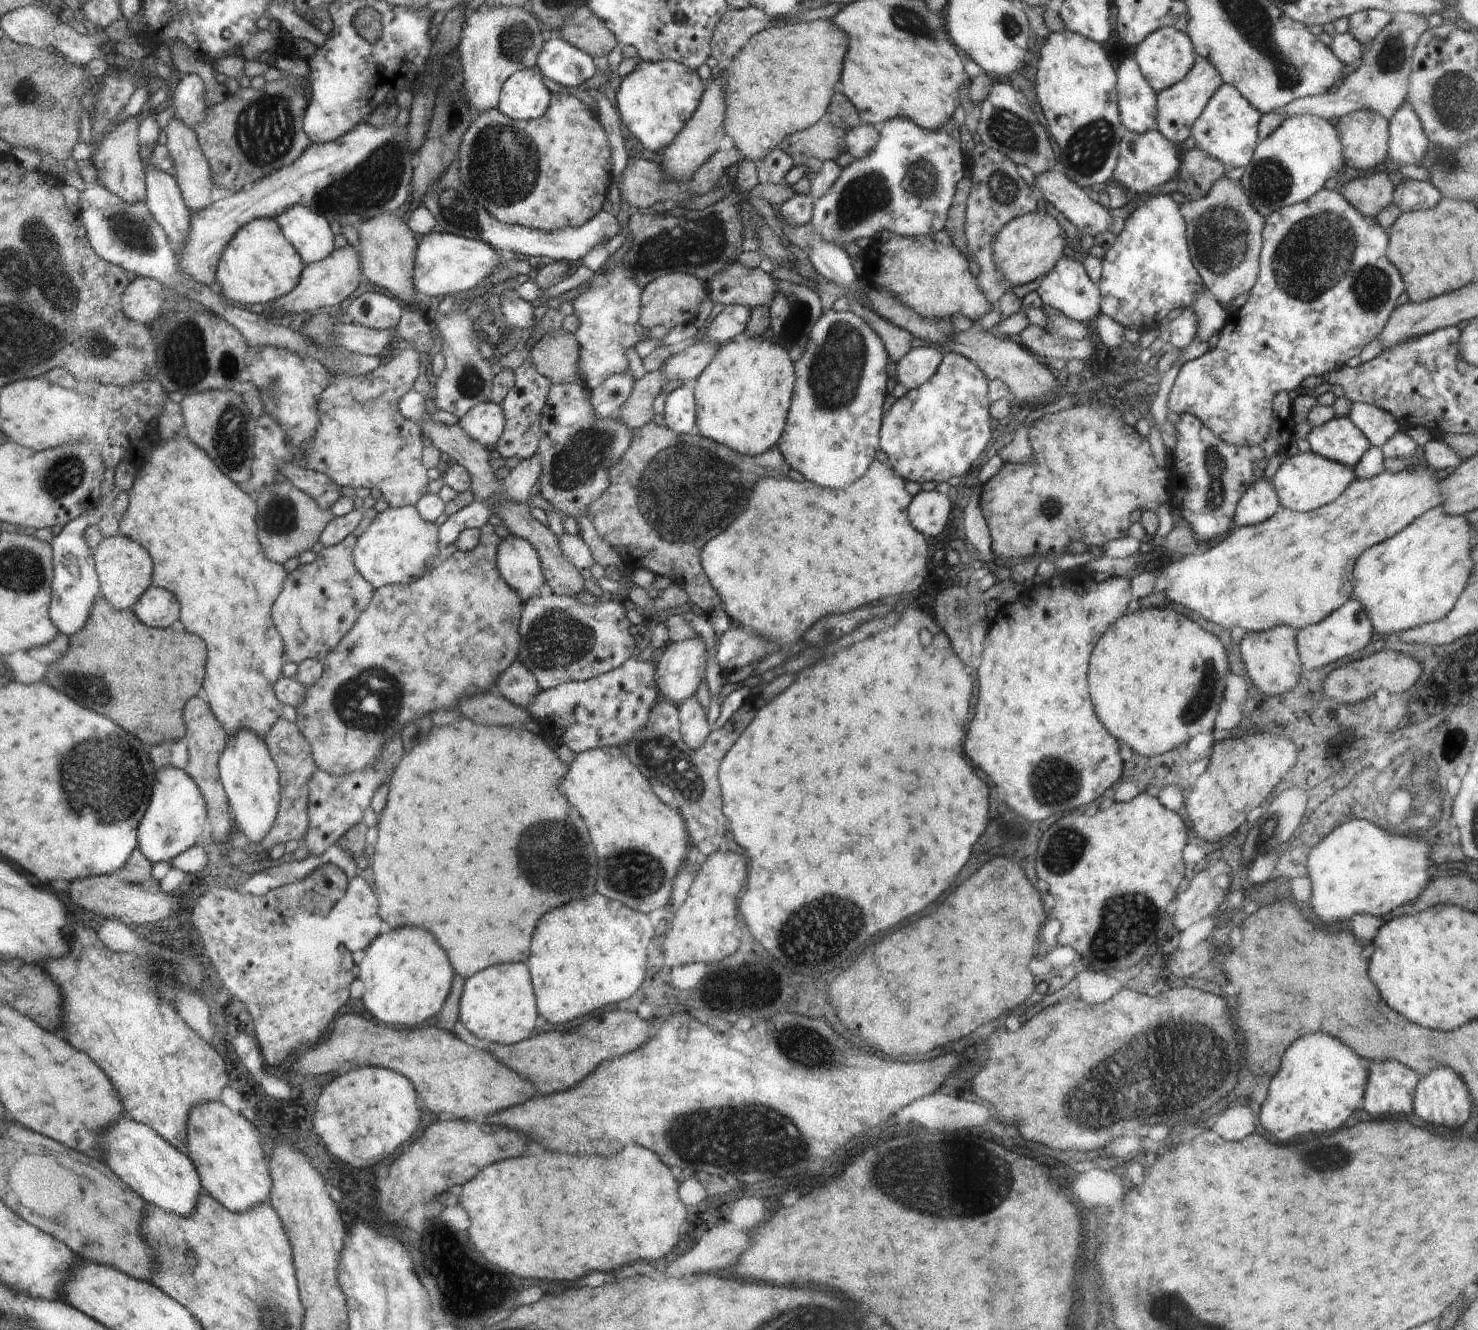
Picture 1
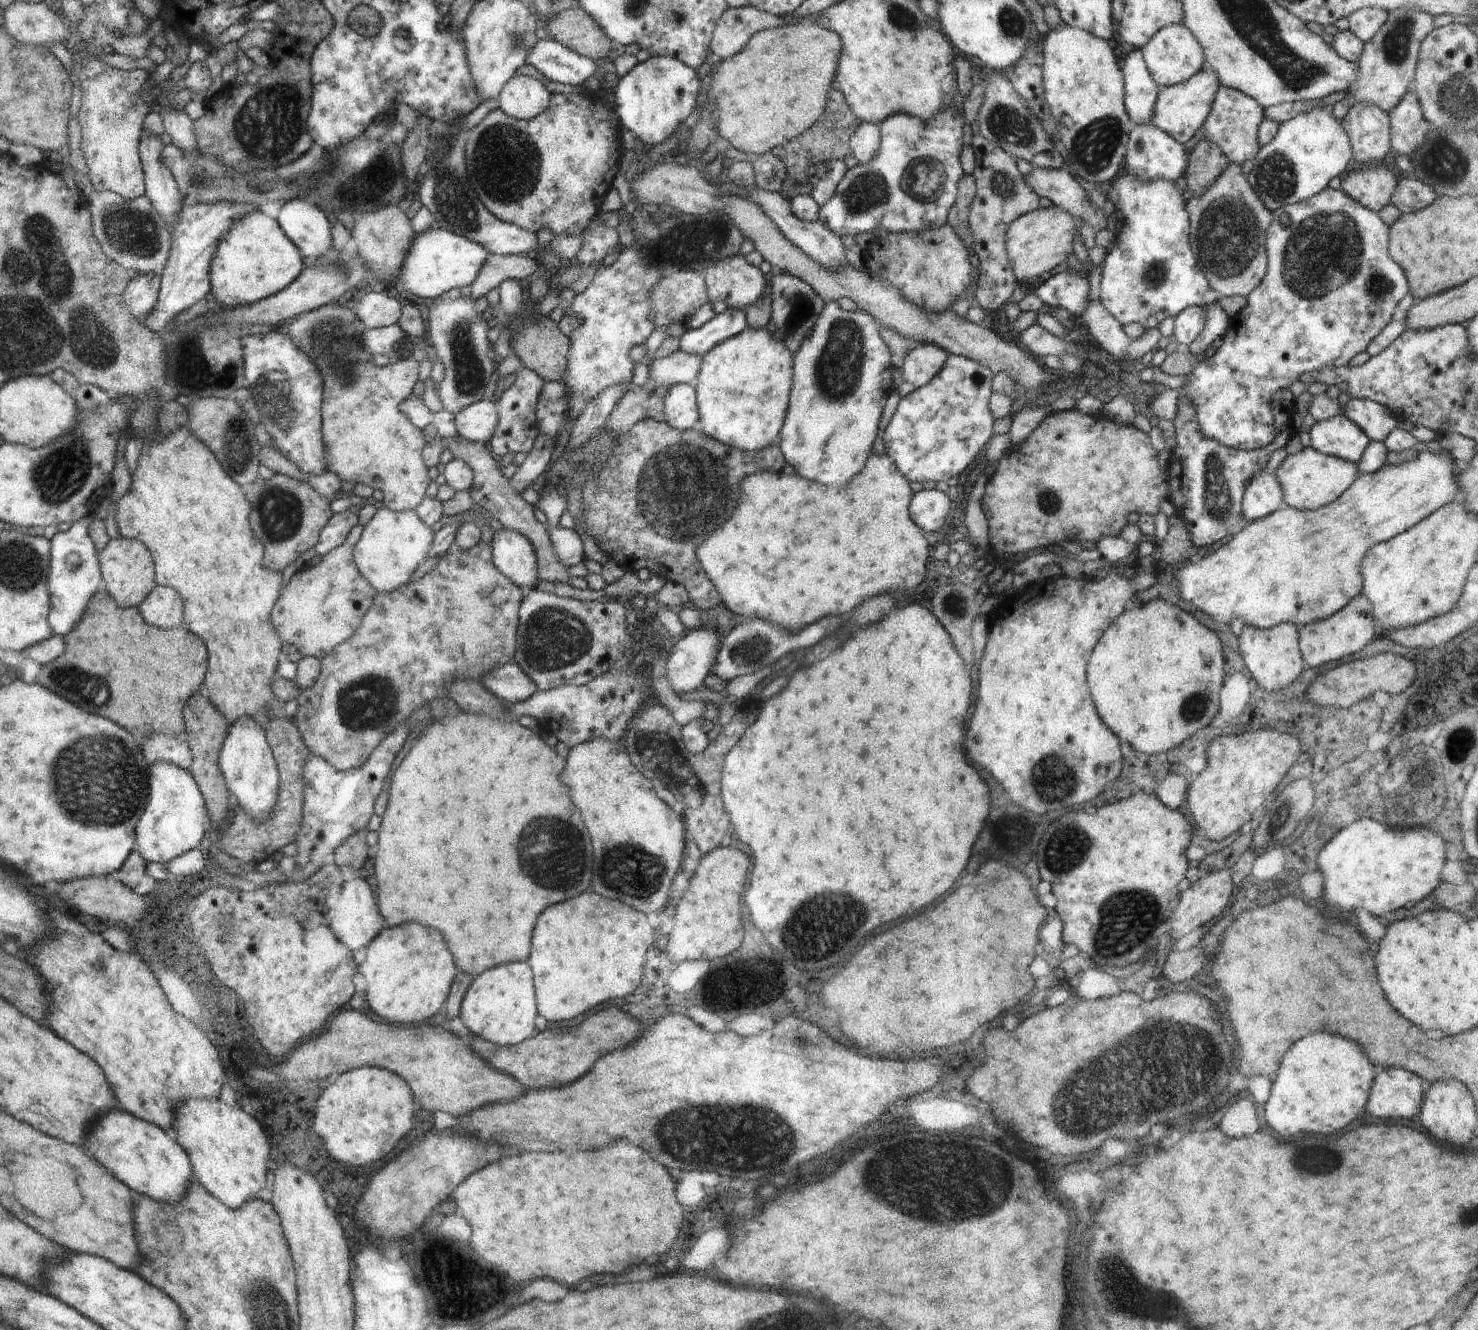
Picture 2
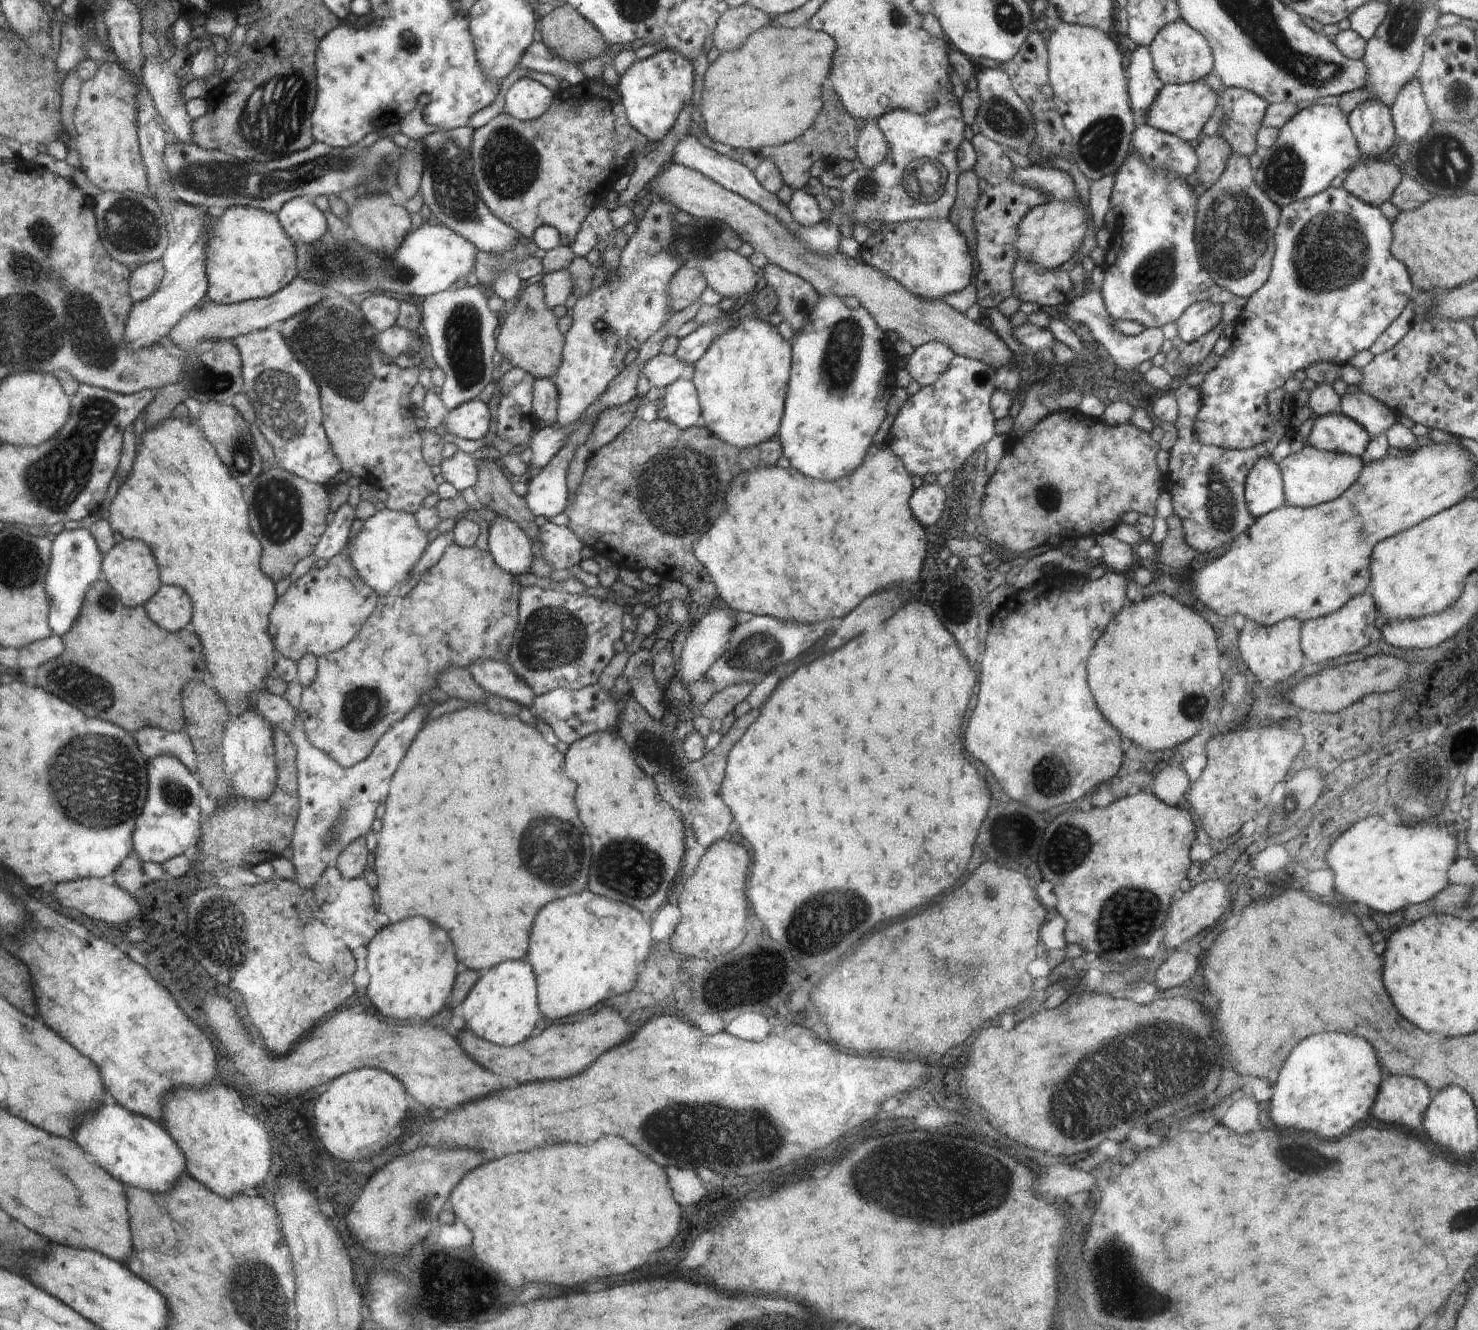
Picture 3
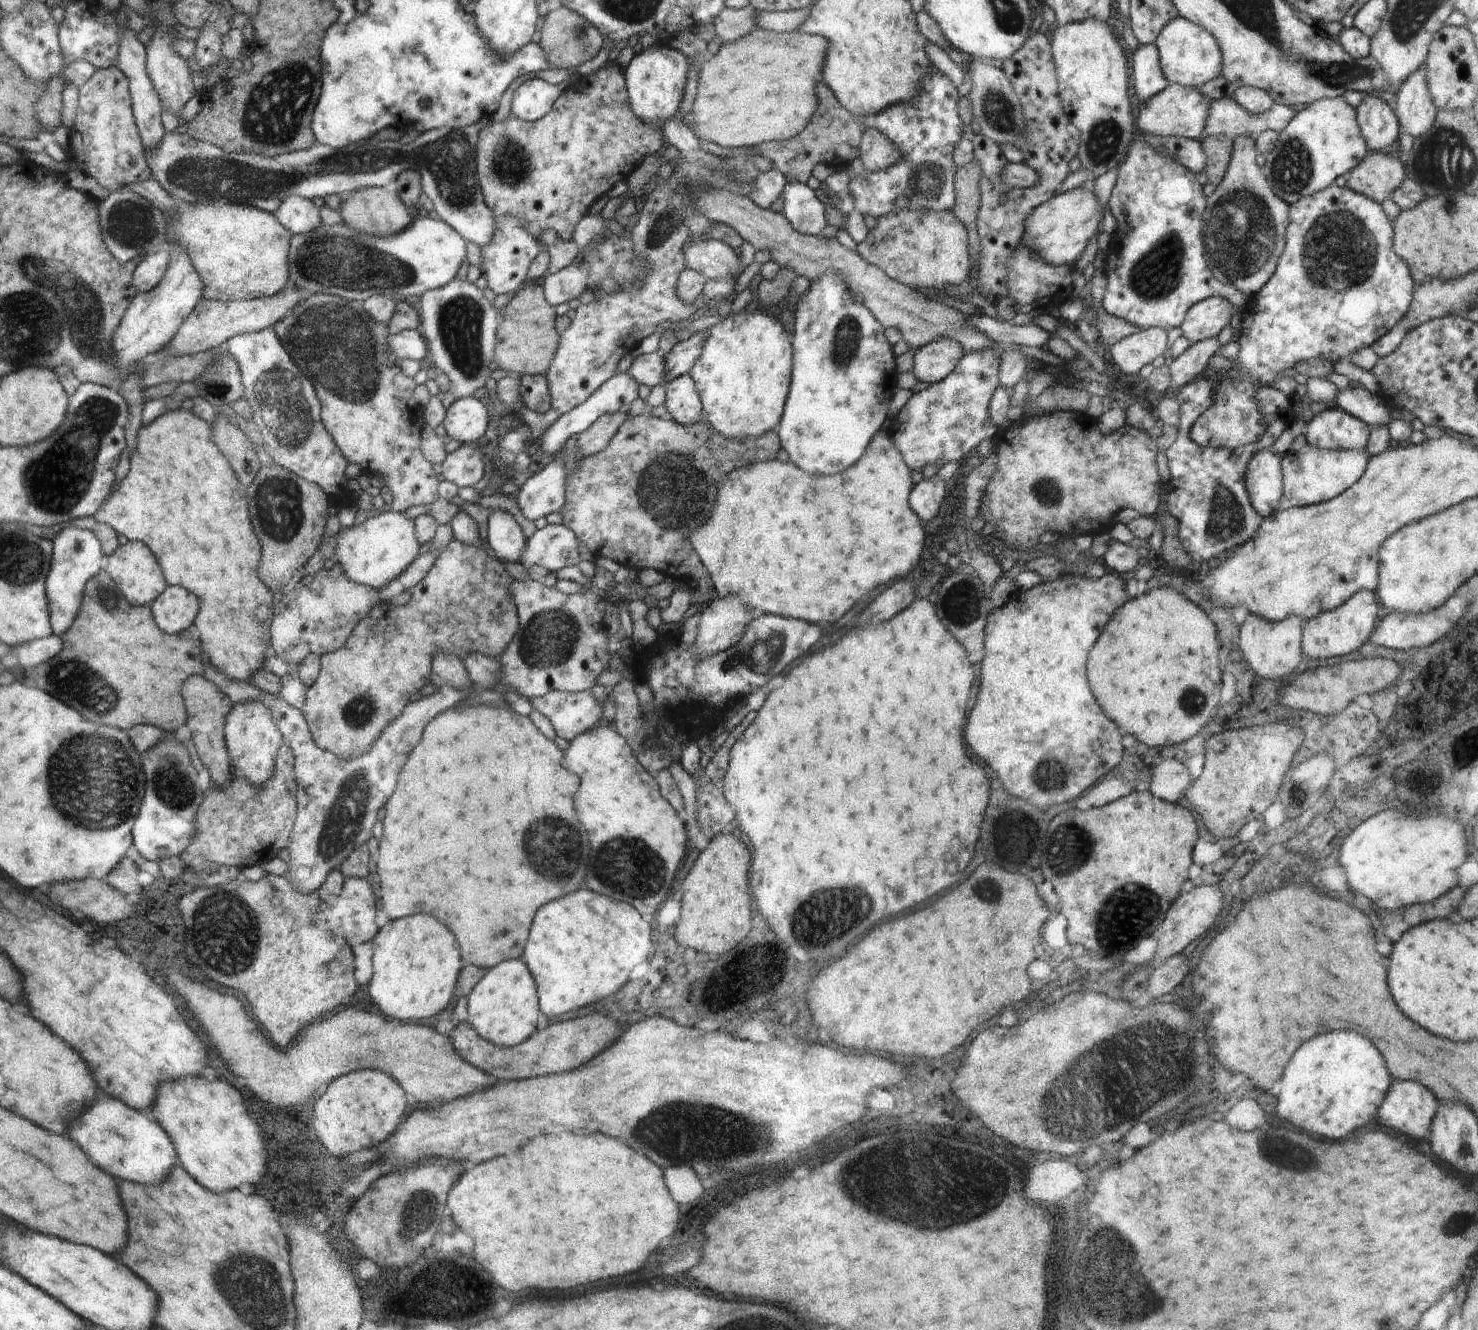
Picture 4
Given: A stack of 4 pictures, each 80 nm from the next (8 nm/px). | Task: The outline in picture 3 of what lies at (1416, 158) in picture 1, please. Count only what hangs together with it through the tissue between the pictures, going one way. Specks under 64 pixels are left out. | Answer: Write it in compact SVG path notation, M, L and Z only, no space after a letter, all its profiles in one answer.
M1417 76L1406 84L1405 87L1401 88L1401 91L1396 95L1395 101L1390 107L1399 144L1406 142L1408 146L1412 146L1419 140L1422 140L1434 121L1428 110L1425 94Z

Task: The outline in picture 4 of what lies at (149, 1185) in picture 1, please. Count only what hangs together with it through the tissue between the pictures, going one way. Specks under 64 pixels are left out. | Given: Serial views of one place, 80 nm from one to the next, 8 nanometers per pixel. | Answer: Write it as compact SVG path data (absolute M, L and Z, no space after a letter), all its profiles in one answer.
M94 1099L73 1119L69 1137L98 1168L106 1168L112 1176L141 1185L158 1183L168 1174L179 1158L168 1133L149 1113L138 1111L120 1099Z

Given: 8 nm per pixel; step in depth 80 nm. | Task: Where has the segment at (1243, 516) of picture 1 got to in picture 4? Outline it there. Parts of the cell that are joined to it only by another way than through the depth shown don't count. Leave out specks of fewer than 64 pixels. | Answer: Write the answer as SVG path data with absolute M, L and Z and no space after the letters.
M1272 446L1261 448L1248 463L1245 487L1254 510L1261 517L1267 517L1278 509L1283 493L1281 458Z

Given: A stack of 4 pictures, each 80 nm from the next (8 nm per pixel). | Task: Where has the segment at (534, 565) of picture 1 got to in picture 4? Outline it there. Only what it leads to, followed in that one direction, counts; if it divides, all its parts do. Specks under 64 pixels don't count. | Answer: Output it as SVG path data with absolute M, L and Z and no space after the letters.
M495 508L488 518L488 543L498 560L519 562L528 546L520 525L514 517L502 509Z

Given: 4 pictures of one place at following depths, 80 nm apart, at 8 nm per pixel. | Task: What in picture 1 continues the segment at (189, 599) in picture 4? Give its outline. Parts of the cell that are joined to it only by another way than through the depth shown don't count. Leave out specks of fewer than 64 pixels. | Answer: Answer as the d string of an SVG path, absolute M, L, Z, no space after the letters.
M150 586L145 594L138 599L136 606L132 607L133 612L142 616L144 624L166 628L172 626L174 620L178 620L180 604L169 589Z

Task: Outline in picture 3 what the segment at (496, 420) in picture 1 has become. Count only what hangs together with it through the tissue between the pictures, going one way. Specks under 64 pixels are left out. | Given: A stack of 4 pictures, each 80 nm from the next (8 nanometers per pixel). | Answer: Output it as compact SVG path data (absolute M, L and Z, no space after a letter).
M472 399L456 405L445 420L447 430L460 439L484 438L490 426L490 410L482 400Z

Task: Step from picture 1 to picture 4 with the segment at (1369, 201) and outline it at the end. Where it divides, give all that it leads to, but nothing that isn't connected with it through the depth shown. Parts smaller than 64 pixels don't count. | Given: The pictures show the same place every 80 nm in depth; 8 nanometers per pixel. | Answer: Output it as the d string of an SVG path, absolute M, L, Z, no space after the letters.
M1372 150L1346 175L1346 187L1379 203L1388 199L1408 177L1403 158Z

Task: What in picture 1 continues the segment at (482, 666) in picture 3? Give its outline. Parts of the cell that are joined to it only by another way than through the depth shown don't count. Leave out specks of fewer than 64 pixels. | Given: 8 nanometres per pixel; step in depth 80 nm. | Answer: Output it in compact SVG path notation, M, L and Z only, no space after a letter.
M516 660L496 682L494 691L502 695L515 705L526 708L534 697L541 691L541 686L535 676L520 662Z

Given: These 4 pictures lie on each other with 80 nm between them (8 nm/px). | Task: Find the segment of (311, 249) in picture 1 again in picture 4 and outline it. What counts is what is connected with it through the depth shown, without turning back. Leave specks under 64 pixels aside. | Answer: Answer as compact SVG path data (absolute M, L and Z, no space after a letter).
M298 195L284 197L273 215L292 233L309 233L321 222L319 208L311 200Z

